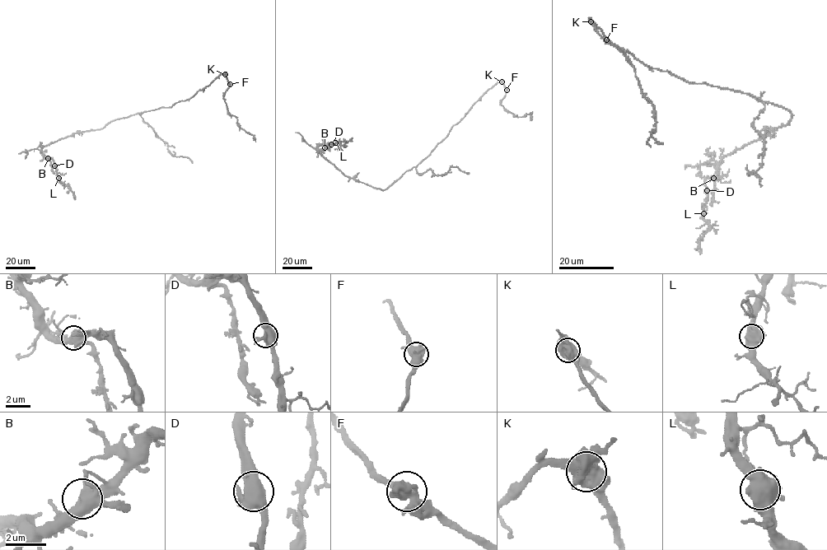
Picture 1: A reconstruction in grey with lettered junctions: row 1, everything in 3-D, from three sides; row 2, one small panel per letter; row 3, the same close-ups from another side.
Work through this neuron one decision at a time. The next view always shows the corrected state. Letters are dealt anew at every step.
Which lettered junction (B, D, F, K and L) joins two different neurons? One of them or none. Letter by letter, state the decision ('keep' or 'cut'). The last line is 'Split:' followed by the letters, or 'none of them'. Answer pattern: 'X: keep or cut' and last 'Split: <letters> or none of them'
B: keep
D: keep
F: keep
K: keep
L: keep
Split: none of them

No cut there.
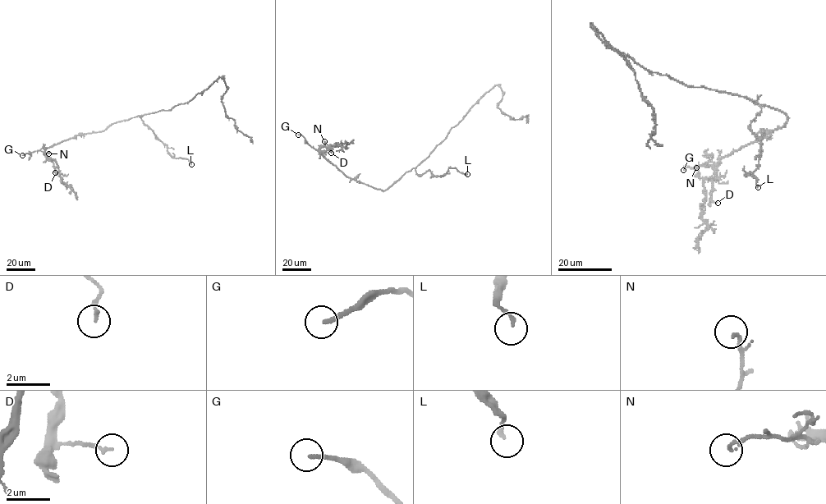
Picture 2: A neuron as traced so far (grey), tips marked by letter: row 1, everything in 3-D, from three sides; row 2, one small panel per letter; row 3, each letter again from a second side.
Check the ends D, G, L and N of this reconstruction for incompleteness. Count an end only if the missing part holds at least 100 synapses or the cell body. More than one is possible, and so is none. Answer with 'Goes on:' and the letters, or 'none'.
Goes on: G

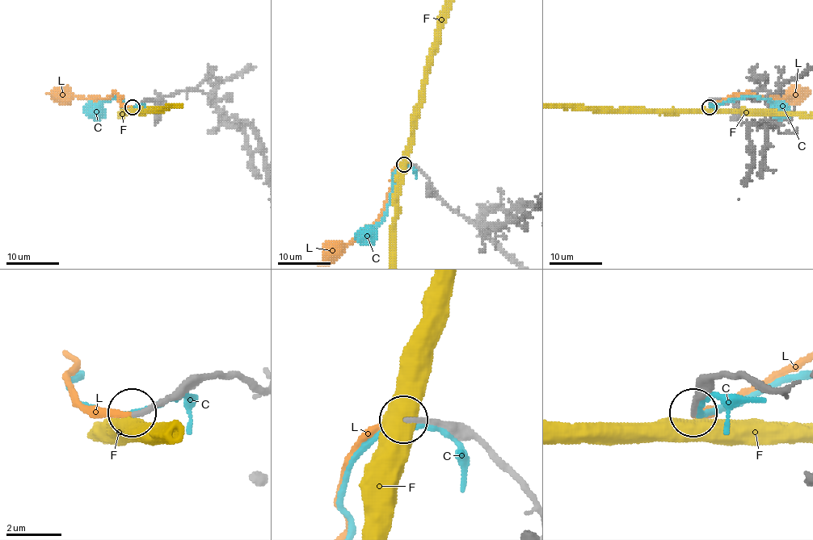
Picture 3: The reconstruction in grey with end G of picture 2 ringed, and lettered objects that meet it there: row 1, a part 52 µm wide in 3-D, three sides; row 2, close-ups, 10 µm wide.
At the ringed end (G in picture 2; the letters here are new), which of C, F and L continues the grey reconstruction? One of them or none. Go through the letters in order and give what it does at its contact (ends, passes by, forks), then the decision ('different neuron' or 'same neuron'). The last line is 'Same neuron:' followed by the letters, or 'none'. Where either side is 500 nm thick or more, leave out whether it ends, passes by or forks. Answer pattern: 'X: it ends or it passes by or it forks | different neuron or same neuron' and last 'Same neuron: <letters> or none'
C: it passes by | different neuron
F: different neuron
L: it ends | same neuron
Same neuron: L

